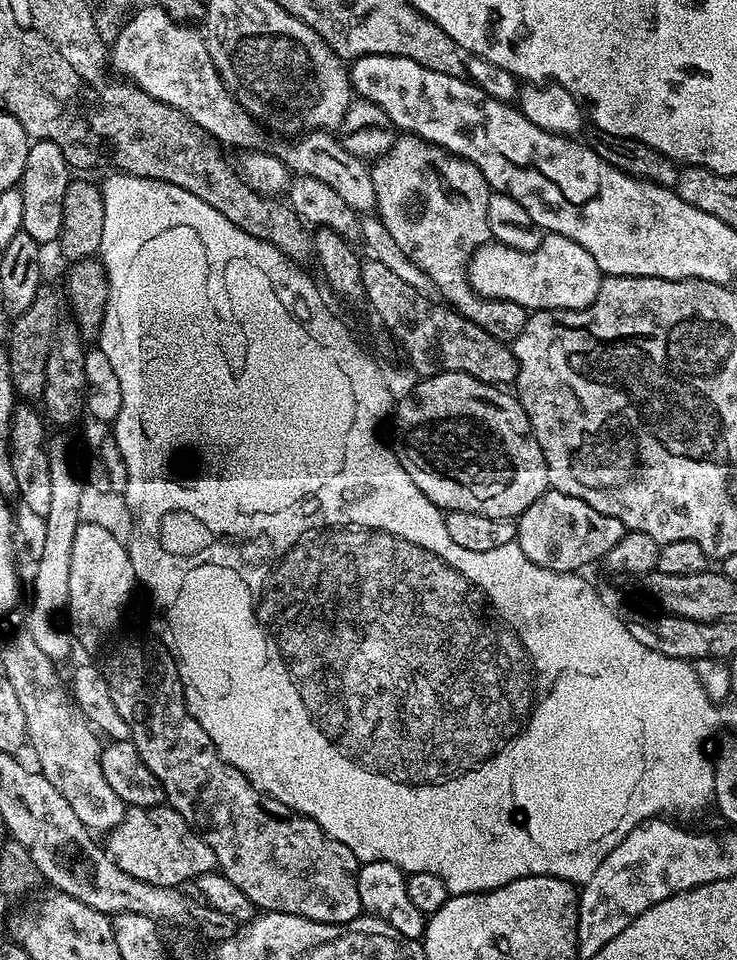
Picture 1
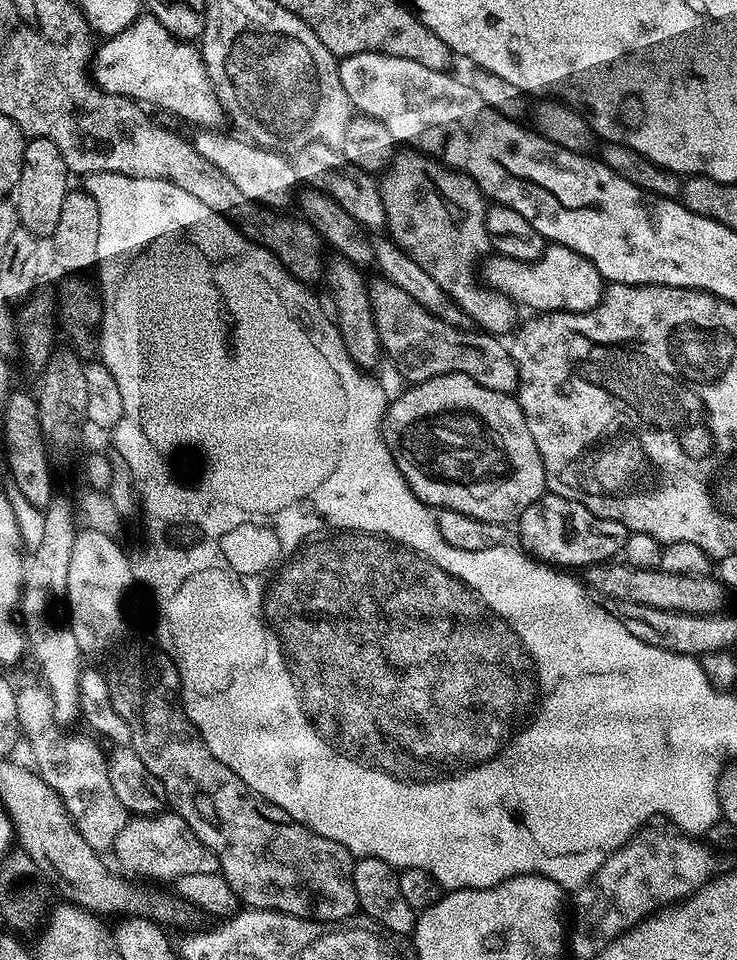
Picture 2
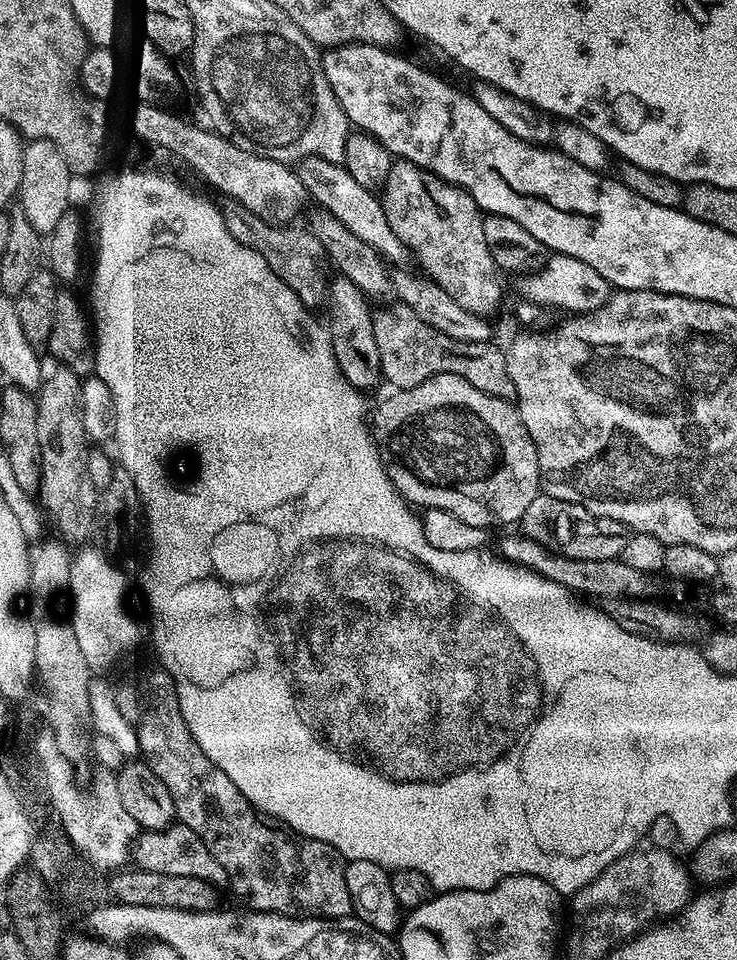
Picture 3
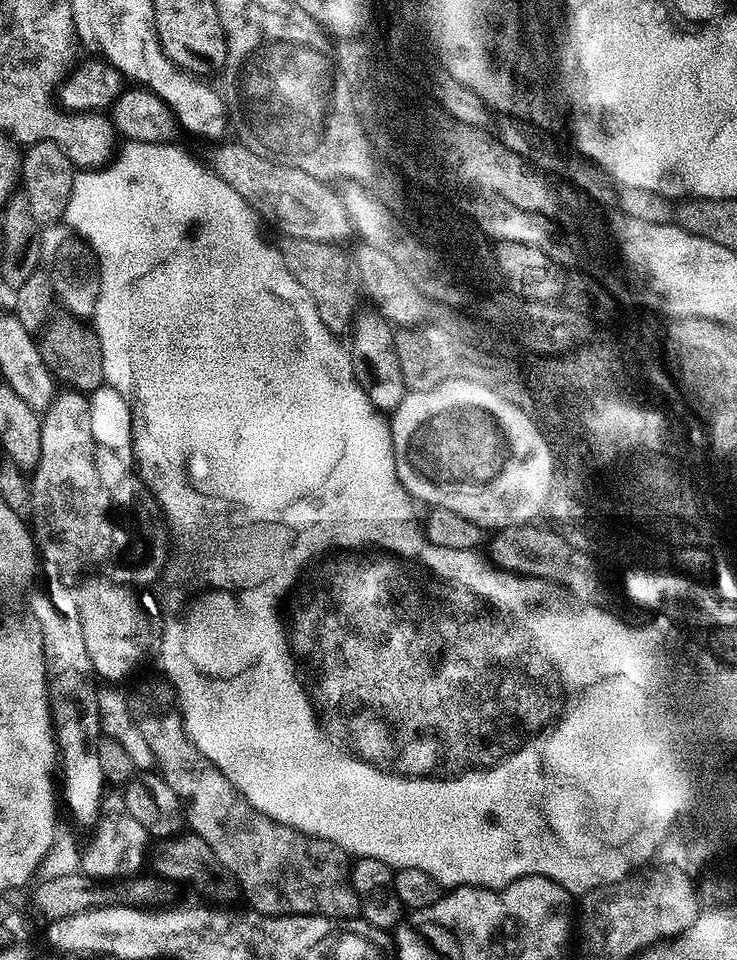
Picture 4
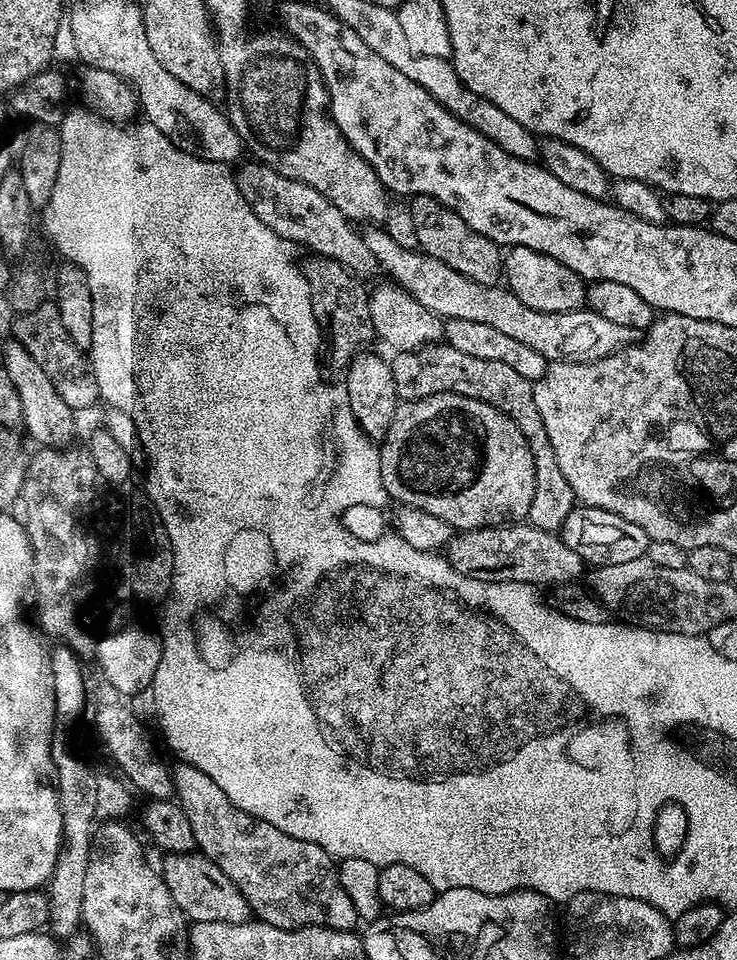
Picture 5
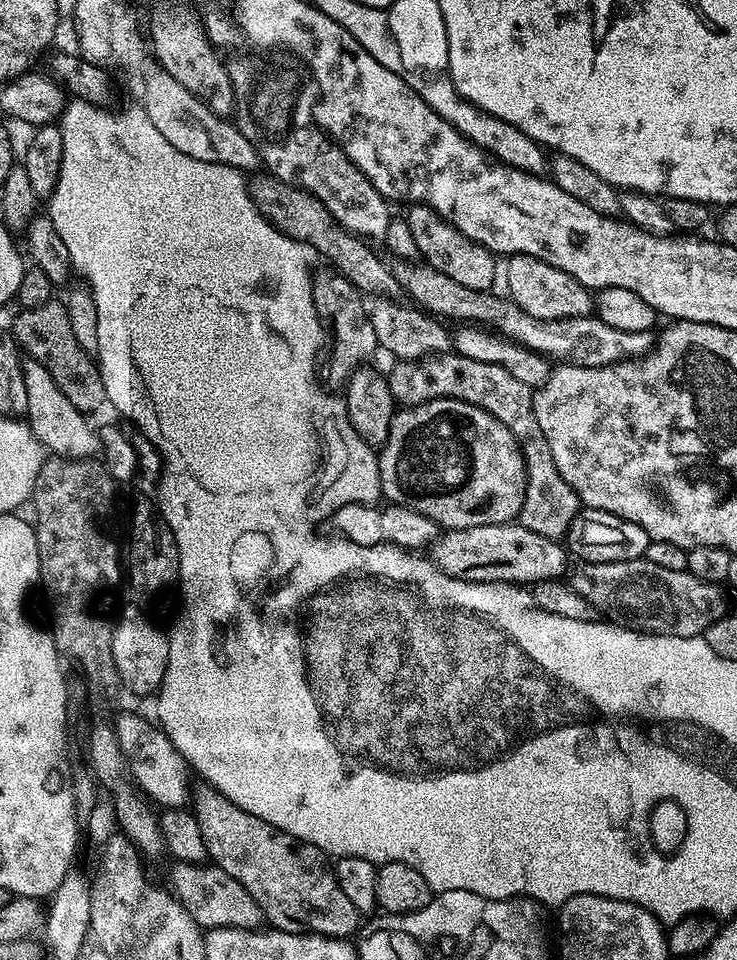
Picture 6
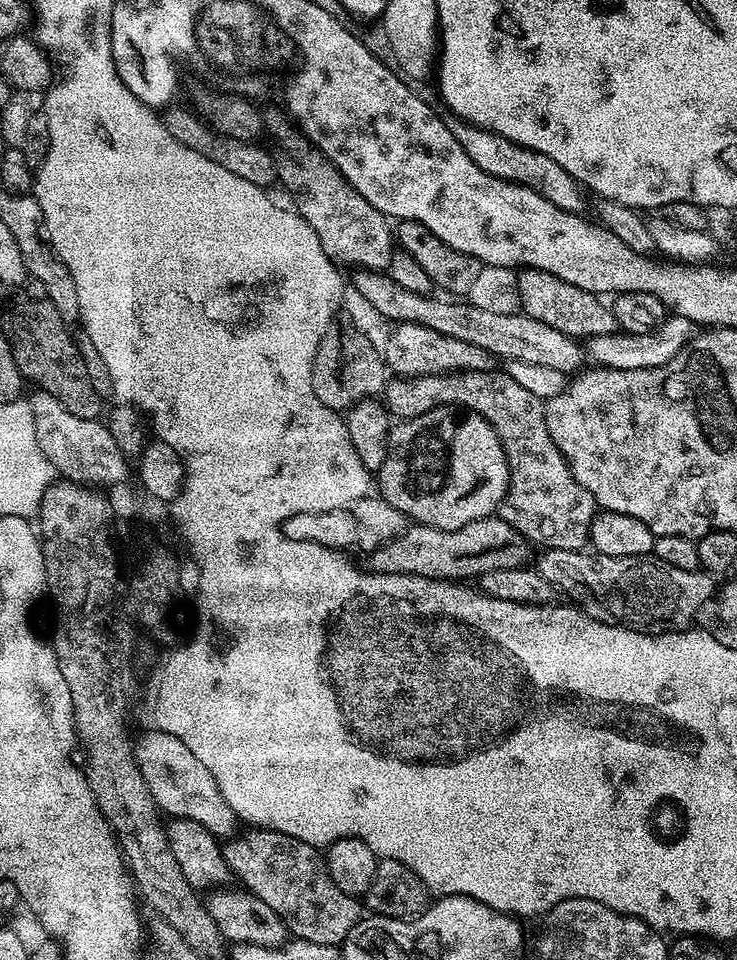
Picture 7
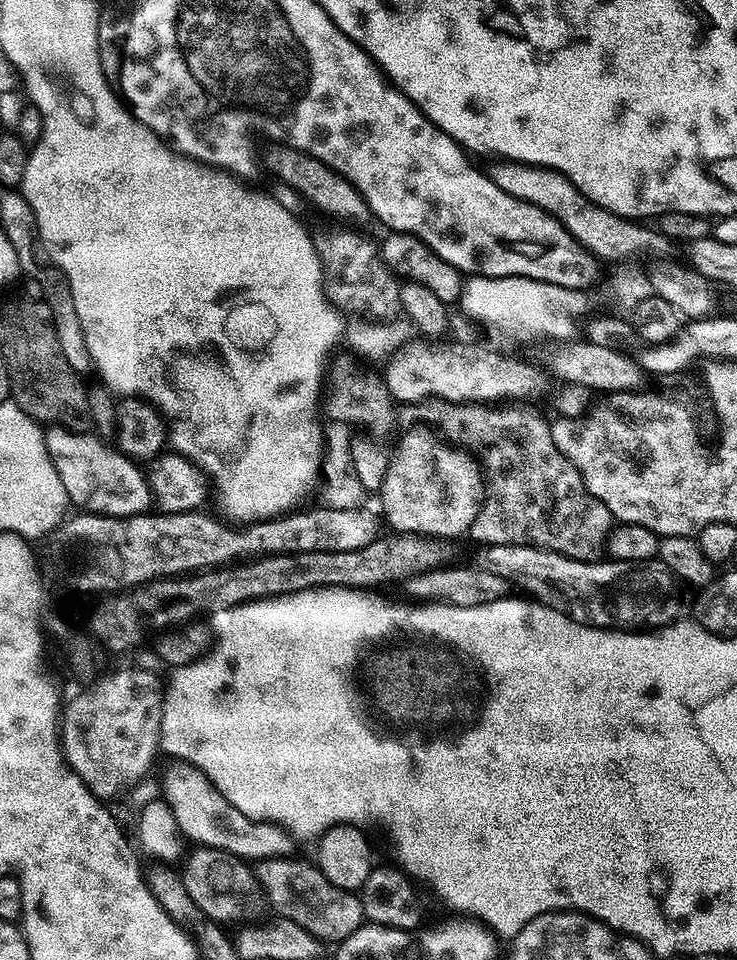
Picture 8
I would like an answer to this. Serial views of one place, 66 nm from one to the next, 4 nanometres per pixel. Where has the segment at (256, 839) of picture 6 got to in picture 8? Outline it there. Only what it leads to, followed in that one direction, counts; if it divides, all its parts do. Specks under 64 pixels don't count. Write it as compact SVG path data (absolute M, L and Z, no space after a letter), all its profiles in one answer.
M274 856L255 865L256 880L267 903L269 900L283 919L302 926L302 930L321 942L351 941L365 923L359 895L334 886L334 882L330 882L330 878L326 878L326 874L322 874L315 863L308 861L307 864L304 860L296 859L292 856Z

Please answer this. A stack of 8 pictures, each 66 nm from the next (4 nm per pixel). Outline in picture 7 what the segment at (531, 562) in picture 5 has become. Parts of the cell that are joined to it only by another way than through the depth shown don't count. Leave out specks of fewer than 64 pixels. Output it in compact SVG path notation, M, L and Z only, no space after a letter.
M489 518L487 520L475 520L470 522L466 526L462 526L458 530L442 530L441 528L431 528L425 524L413 523L411 526L405 528L404 532L398 537L394 538L390 542L386 542L380 548L374 549L370 553L370 564L371 571L381 572L382 574L402 574L403 572L408 576L425 576L431 580L443 580L445 582L461 582L460 580L468 580L471 578L479 578L480 576L486 574L488 571L502 570L503 568L519 568L524 562L522 560L526 559L528 556L528 548L530 549L529 541L525 540L523 536L520 536L516 531L506 523L502 518Z

